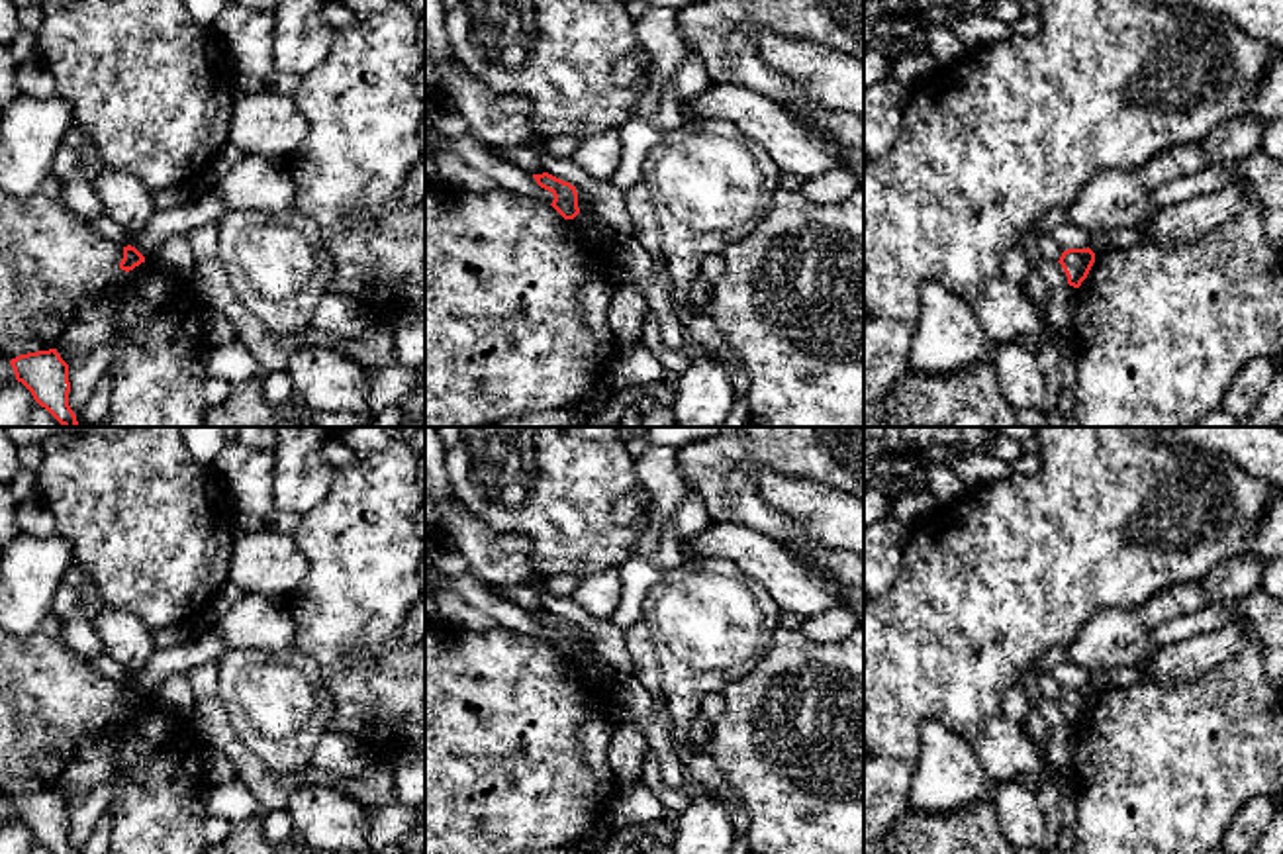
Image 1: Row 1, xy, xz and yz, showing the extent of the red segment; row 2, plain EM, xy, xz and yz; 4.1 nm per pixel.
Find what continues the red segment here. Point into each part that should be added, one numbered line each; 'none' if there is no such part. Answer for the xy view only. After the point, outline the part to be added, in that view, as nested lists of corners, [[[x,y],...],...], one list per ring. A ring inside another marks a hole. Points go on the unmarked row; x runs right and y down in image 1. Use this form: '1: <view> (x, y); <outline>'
none

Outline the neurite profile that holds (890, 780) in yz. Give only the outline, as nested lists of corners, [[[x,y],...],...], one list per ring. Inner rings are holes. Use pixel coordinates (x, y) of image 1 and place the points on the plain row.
[[[864,758],[864,854],[883,854],[887,830],[909,807],[915,762]]]

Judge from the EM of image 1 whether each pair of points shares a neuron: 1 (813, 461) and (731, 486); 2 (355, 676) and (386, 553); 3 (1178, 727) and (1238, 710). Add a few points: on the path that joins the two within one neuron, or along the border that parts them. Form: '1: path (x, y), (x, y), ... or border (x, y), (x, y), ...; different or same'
1: path (790, 455), (753, 455), (745, 463); same
2: path (355, 645), (355, 596), (361, 584); same
3: path (1193, 727), (1223, 725); same

